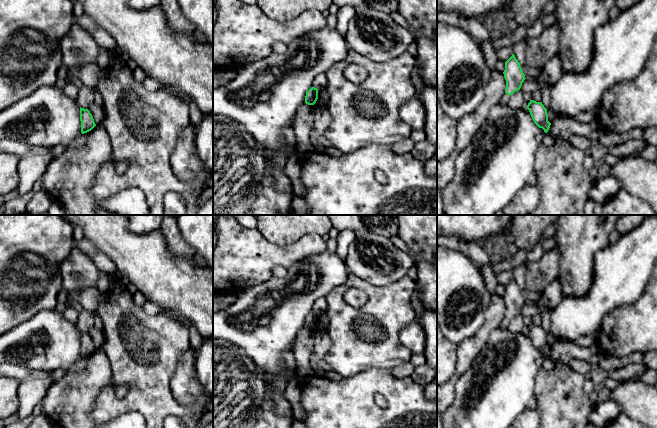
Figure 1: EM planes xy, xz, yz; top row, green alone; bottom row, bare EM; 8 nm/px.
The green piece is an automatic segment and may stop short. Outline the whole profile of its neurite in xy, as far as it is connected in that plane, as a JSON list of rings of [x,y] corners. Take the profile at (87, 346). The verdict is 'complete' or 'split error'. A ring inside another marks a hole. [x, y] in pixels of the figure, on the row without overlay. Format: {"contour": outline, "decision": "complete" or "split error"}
{"contour": [[[80,331],[80,345],[82,358],[91,355],[96,350],[90,335],[88,333],[83,333],[81,331]]], "decision": "complete"}

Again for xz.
{"contour": [[[315,311],[310,312],[306,316],[305,327],[308,329],[314,329],[318,323],[318,313]]], "decision": "complete"}

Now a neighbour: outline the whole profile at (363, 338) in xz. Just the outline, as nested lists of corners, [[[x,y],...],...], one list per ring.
[[[349,274],[343,285],[327,294],[325,314],[329,319],[329,325],[326,332],[332,344],[323,359],[332,370],[343,378],[349,378],[367,369],[391,371],[397,366],[410,362],[412,352],[400,344],[399,333],[405,326],[416,321],[415,310],[411,303],[415,288],[415,280],[407,275],[388,285],[375,286],[354,274]],[[351,288],[367,294],[368,300],[362,307],[355,308],[344,300],[344,294]]]

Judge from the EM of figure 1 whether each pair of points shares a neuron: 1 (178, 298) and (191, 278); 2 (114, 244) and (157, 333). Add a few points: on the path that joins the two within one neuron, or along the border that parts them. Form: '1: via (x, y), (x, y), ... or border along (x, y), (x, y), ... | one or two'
1: via (182, 293), (182, 287), (186, 283) | one
2: border along (117, 273), (128, 282) | two

